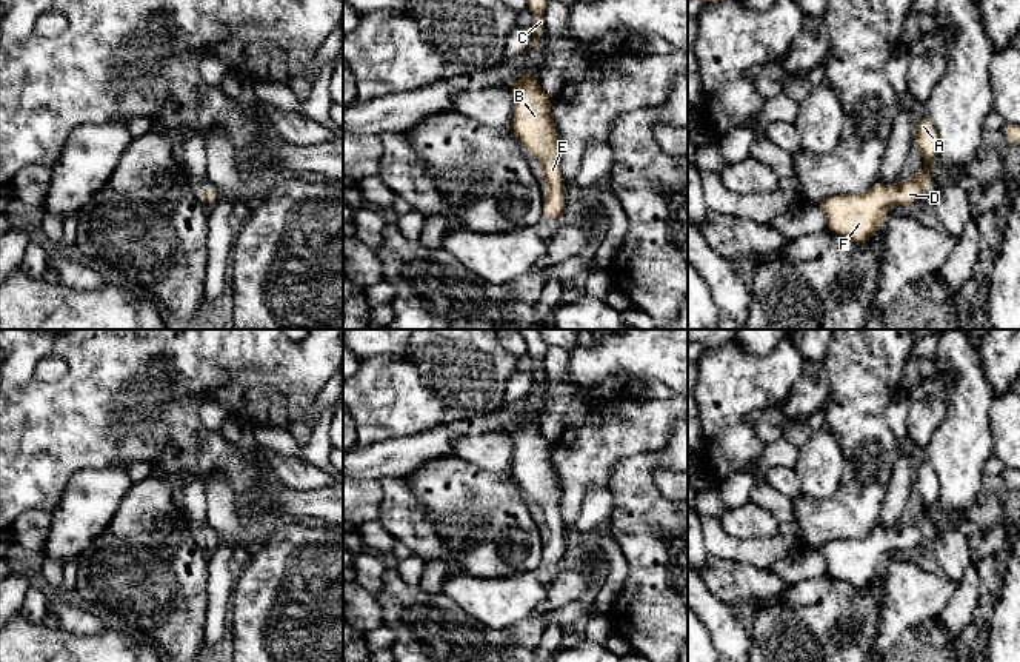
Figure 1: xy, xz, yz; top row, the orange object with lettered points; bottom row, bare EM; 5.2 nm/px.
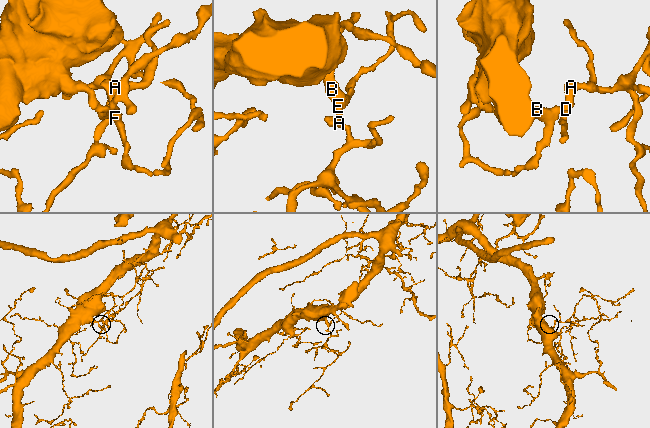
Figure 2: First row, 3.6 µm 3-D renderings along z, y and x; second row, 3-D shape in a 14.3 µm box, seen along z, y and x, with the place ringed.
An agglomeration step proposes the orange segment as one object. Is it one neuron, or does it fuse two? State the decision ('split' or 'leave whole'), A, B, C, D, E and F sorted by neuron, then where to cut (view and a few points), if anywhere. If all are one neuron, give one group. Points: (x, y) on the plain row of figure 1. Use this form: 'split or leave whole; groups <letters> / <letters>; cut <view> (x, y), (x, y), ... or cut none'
leave whole; groups A B C D E F; cut none

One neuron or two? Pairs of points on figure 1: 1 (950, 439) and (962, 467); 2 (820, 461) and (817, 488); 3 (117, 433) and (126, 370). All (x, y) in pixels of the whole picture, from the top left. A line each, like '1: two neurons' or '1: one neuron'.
1: one neuron
2: one neuron
3: one neuron

